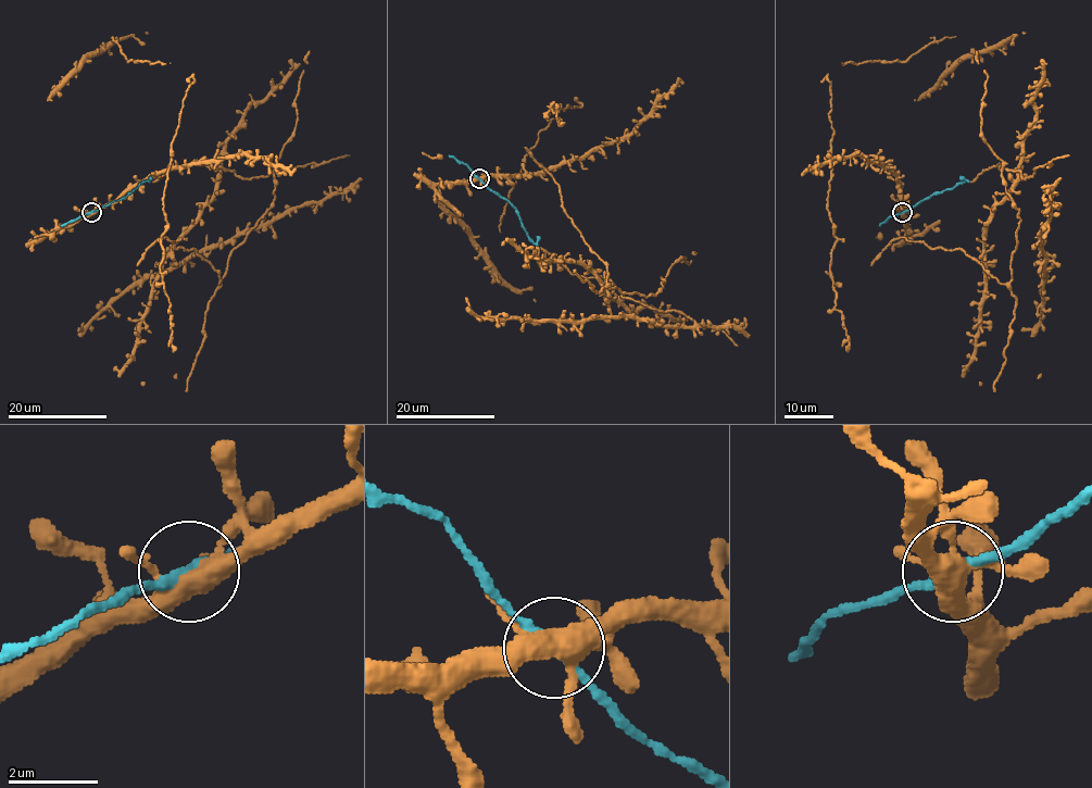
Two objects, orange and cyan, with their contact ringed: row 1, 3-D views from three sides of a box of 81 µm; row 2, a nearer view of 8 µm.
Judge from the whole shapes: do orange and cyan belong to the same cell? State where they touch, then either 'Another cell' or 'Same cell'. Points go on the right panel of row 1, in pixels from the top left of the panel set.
Place: (902, 212). Same cell

